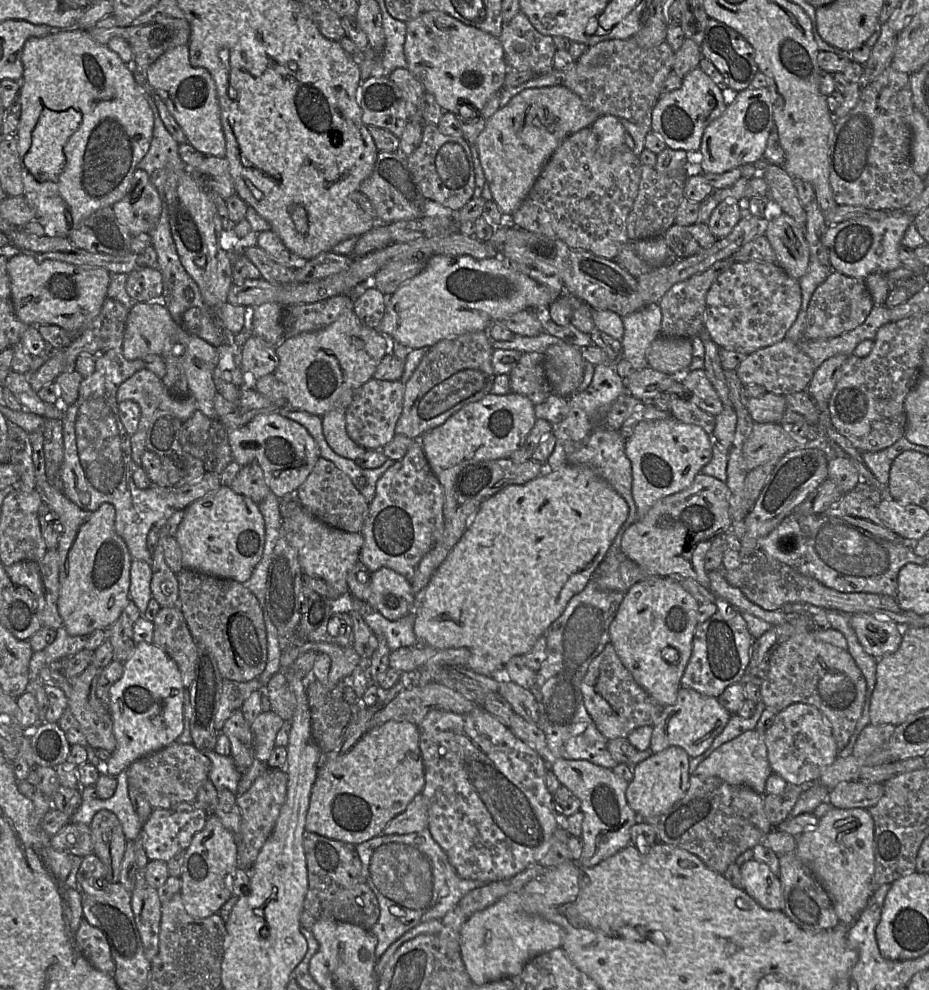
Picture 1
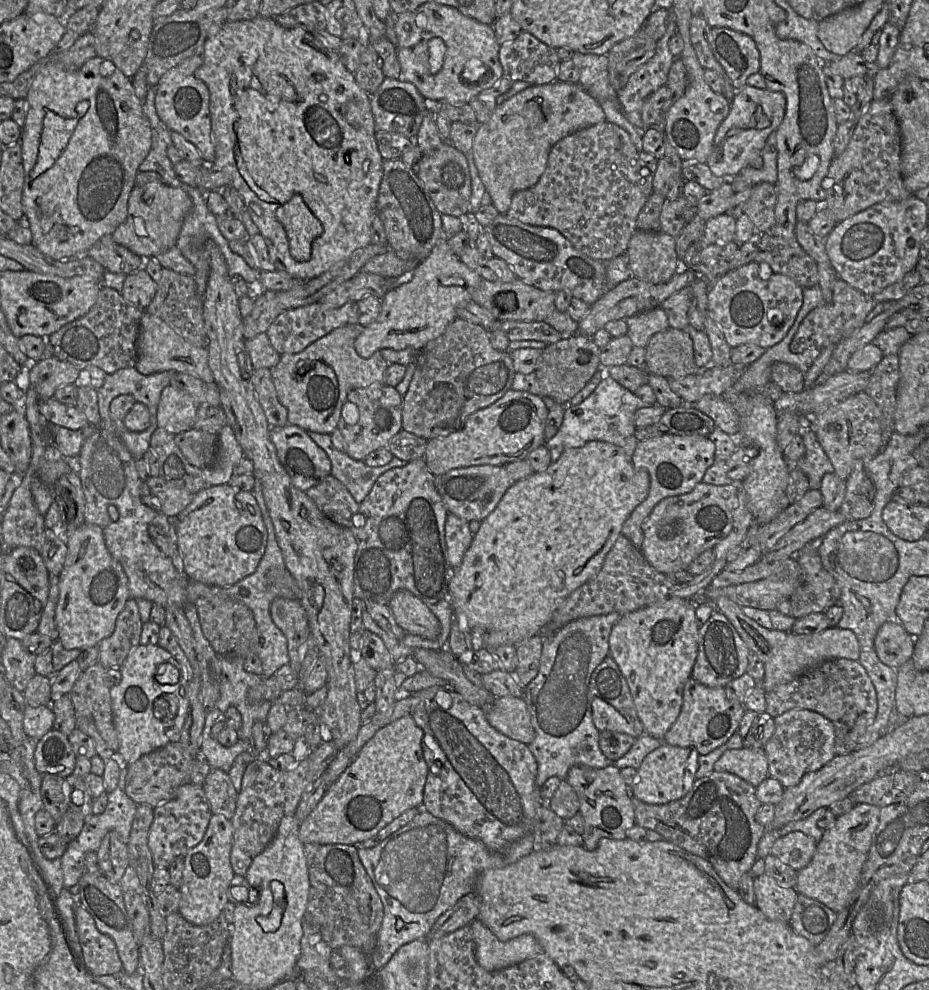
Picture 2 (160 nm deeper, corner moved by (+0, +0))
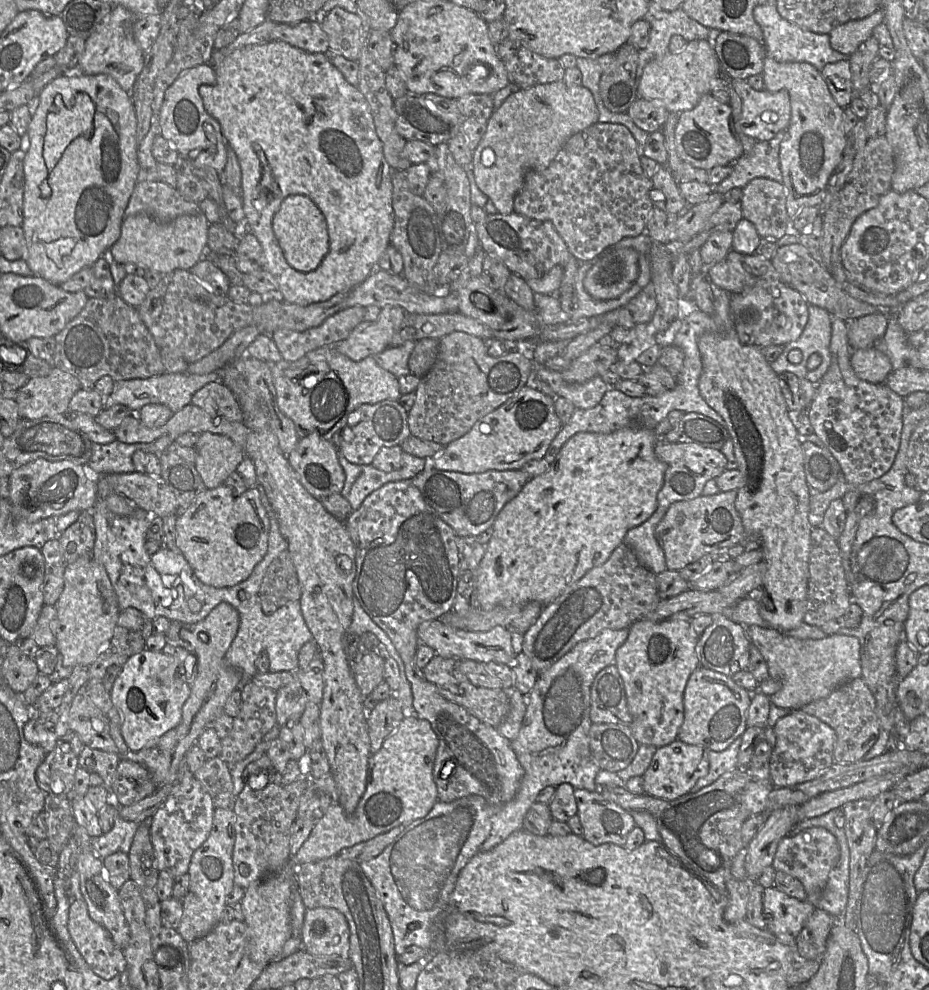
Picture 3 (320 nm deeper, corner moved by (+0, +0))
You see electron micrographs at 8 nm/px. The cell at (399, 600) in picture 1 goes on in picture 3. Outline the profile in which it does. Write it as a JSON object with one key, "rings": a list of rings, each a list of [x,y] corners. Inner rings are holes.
{"rings":[[[440,619],[422,622],[417,629],[420,644],[425,644],[443,658],[456,660],[473,660],[481,663],[497,662],[511,665],[515,659],[511,633],[501,626],[496,626],[486,632],[471,632],[453,628]]]}

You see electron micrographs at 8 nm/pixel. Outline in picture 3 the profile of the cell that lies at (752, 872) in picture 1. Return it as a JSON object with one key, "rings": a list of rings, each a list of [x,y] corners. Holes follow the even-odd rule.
{"rings":[[[775,886],[763,892],[763,916],[766,928],[784,945],[795,948],[796,938],[815,909],[808,901],[800,901]]]}

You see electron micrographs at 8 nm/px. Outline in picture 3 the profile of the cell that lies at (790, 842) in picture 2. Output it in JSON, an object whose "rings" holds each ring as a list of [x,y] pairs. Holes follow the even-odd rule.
{"rings":[[[812,827],[799,834],[783,838],[775,853],[772,866],[776,871],[782,871],[798,879],[805,892],[819,894],[827,884],[830,872],[840,859],[840,848],[836,837],[823,827]]]}

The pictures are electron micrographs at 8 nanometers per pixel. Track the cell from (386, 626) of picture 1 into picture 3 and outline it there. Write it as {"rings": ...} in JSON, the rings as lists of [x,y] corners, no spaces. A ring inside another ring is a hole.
{"rings":[[[353,596],[353,615],[352,621],[348,627],[348,633],[360,636],[365,632],[373,633],[388,654],[397,662],[399,670],[405,670],[404,662],[389,636],[370,618]]]}

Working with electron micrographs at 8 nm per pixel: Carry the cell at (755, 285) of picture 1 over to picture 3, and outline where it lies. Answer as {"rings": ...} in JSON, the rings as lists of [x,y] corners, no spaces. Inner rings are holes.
{"rings":[[[772,279],[760,280],[753,287],[732,294],[730,303],[734,329],[740,342],[759,347],[783,346],[798,339],[808,321],[808,305],[798,291]]]}

